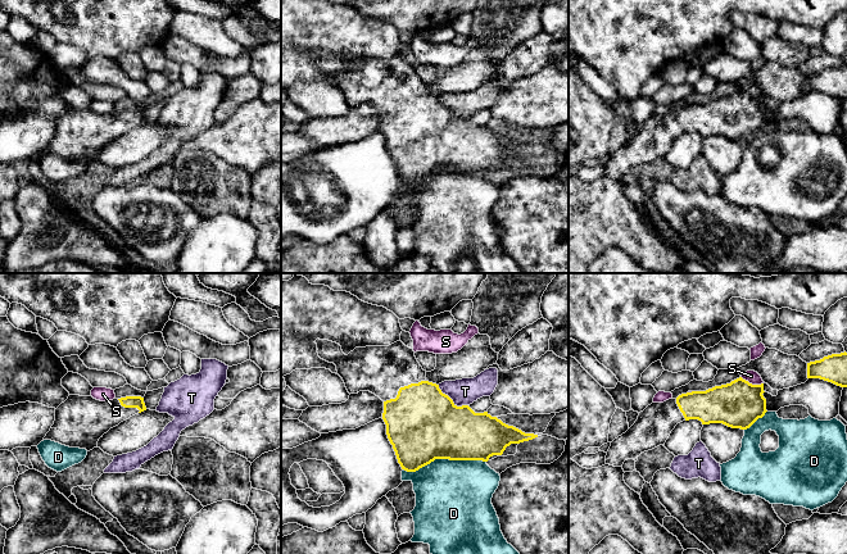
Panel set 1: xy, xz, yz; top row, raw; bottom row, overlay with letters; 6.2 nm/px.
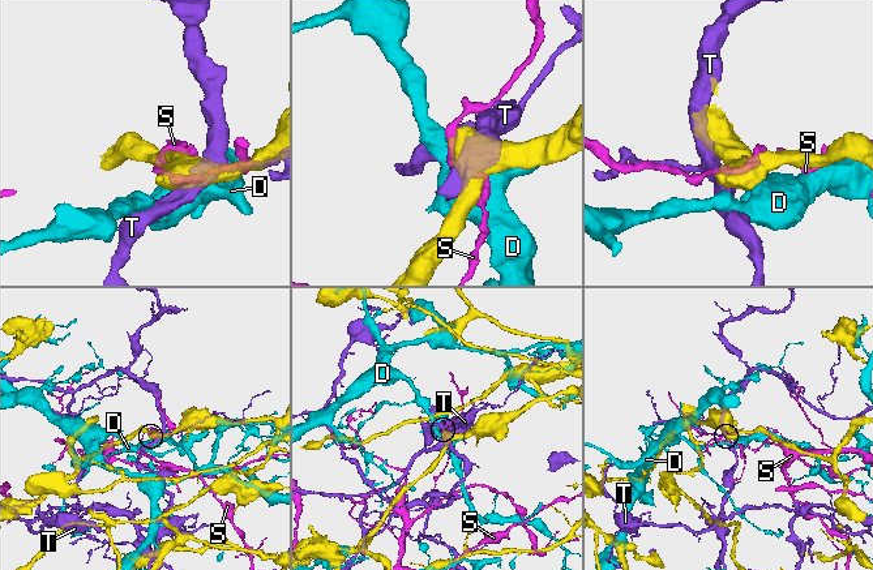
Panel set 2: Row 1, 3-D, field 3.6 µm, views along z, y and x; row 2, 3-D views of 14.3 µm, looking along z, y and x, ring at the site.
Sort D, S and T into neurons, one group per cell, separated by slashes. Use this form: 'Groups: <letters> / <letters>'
Groups: D / S / T

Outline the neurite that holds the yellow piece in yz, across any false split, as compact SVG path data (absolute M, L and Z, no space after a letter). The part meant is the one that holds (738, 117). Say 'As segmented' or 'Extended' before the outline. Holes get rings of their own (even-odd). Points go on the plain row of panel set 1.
Extended. M739 90L706 104L692 104L663 115L652 115L625 146L611 155L606 177L621 180L625 173L665 158L671 144L683 133L698 132L702 137L723 136L747 142L767 124L764 105L764 96L752 97Z

